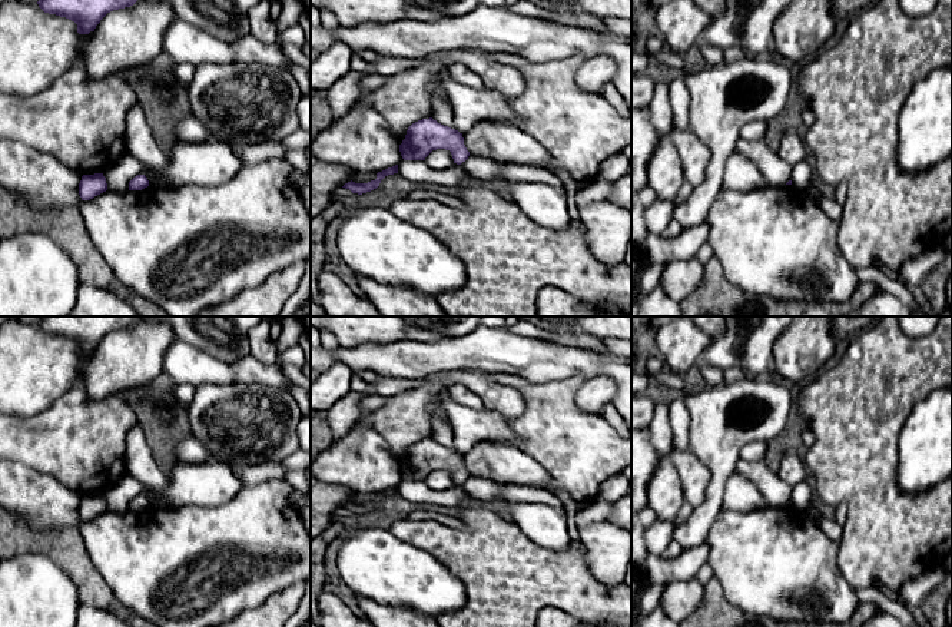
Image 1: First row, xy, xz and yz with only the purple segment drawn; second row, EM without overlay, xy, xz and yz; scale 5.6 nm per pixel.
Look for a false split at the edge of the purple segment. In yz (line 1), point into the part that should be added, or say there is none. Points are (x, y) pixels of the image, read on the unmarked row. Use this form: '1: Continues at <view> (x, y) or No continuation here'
1: No continuation here

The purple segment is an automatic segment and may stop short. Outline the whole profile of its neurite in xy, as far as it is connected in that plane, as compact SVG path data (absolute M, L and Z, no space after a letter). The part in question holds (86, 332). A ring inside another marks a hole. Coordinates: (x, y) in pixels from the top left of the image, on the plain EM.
M43 316L37 325L49 335L66 338L77 345L79 355L94 352L110 332L130 328L143 316Z

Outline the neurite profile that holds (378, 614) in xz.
M356 597L358 607L374 627L439 627L435 618L425 617L412 608L387 606L366 597Z

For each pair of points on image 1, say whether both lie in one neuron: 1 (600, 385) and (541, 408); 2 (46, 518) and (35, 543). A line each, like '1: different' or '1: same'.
1: different
2: different

